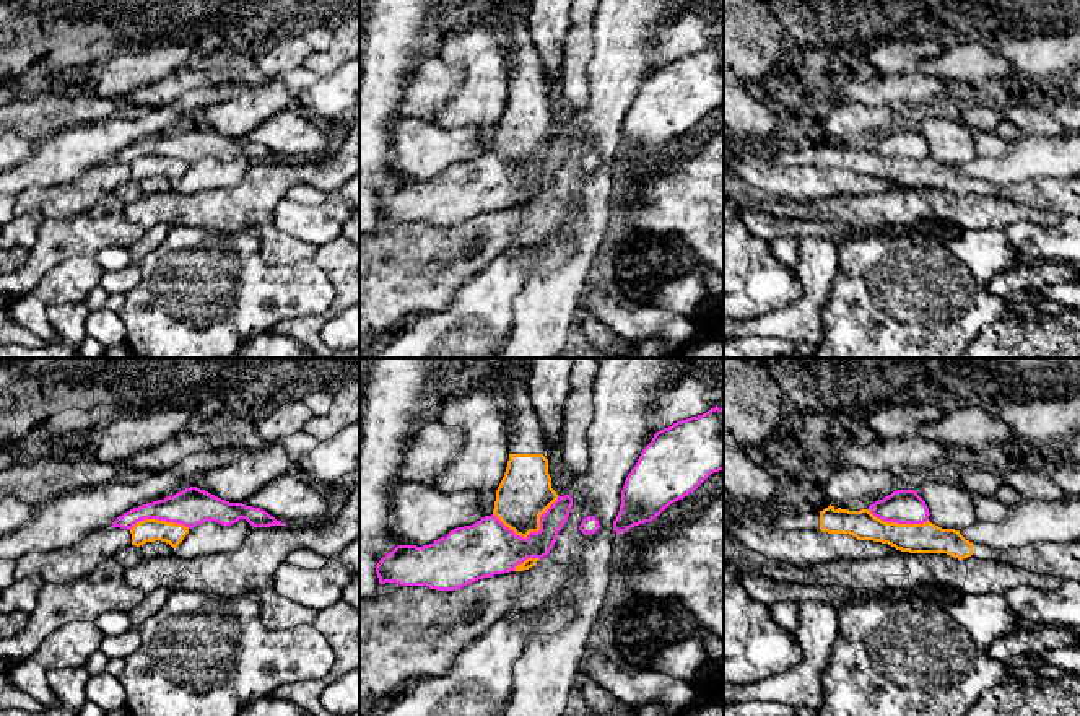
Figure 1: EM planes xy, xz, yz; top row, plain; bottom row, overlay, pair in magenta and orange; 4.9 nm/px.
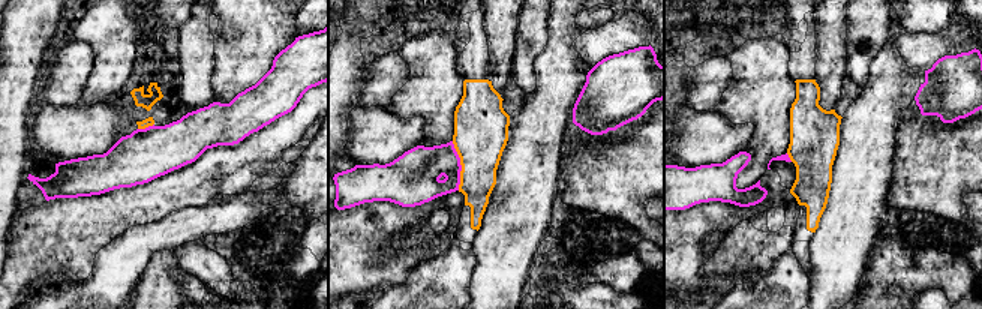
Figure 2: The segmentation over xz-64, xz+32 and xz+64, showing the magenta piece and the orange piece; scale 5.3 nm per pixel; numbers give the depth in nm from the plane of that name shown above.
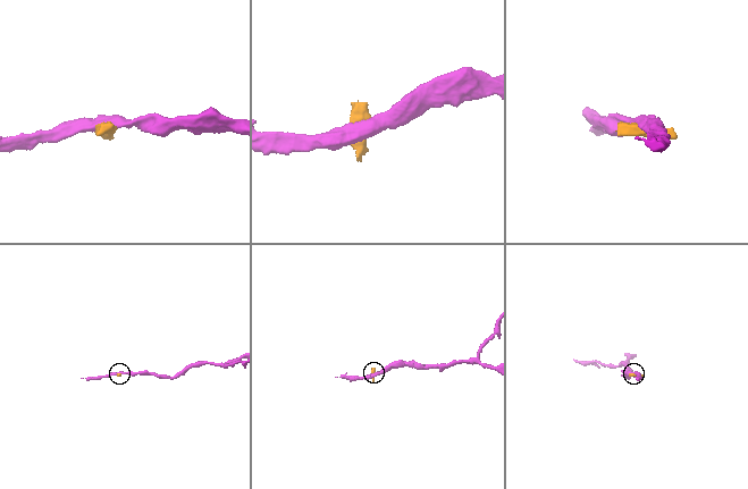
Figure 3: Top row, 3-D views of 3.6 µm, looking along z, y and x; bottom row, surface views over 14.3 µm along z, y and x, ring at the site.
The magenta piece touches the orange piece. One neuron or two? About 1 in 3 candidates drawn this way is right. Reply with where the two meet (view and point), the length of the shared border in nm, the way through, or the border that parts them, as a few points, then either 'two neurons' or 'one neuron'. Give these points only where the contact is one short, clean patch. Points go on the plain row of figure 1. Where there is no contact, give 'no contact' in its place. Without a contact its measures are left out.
contact xz (532, 168); length 340 nm; border xz (558, 132), (540, 152), (540, 163), (524, 173), (493, 150); two neurons

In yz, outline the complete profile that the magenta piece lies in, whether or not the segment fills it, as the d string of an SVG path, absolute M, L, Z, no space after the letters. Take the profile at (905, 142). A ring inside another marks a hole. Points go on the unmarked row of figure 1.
M896 125L870 140L869 145L875 153L898 159L924 159L930 151L925 137L916 125Z

